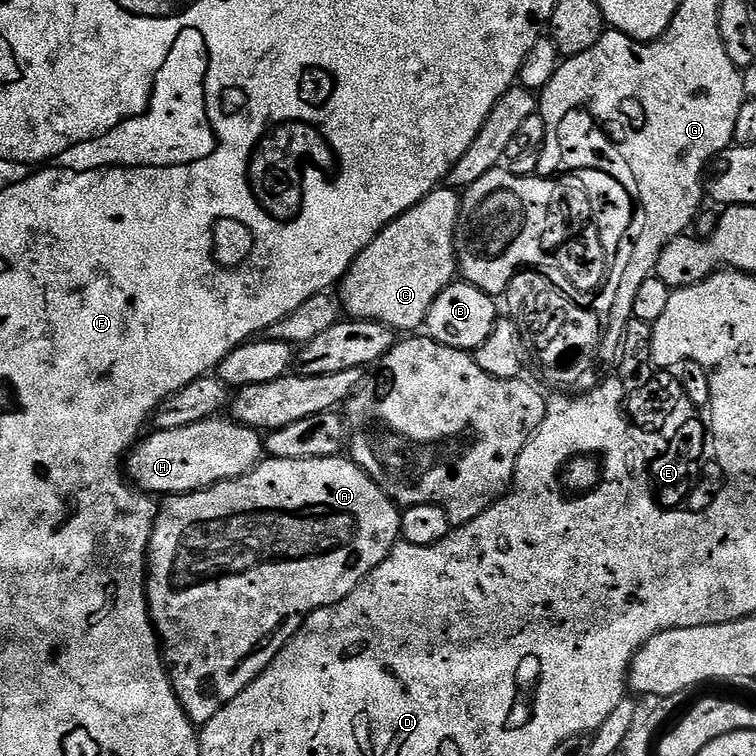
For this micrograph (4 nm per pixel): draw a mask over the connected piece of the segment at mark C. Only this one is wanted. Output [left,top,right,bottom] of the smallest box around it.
[338,188,460,334]

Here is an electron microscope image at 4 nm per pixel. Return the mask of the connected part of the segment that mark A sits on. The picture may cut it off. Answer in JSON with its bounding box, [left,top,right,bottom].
[148,455,401,726]

